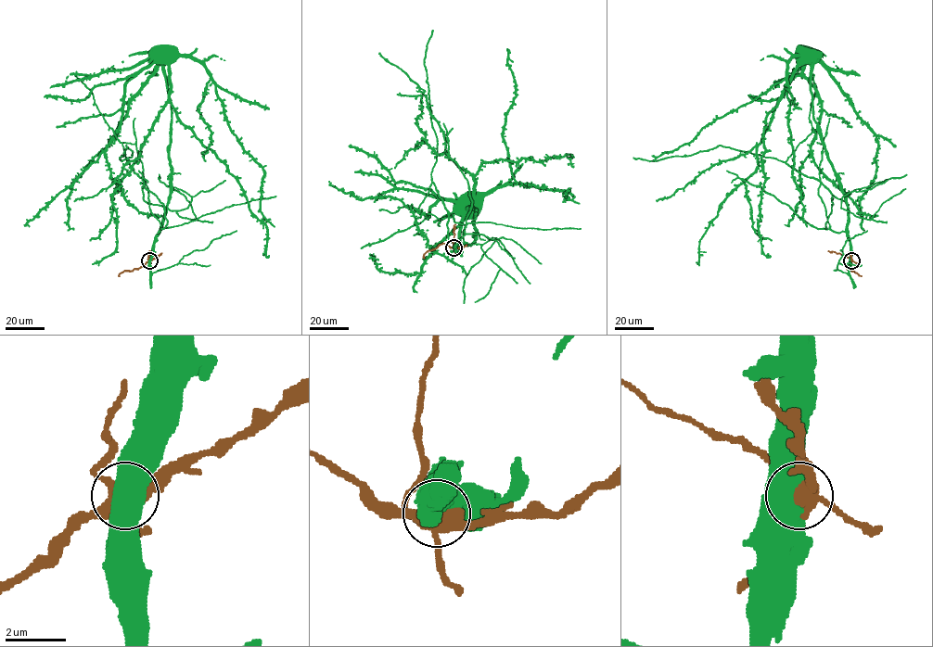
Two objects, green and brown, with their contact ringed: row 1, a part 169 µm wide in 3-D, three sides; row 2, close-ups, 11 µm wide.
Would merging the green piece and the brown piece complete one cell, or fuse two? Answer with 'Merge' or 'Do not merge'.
Do not merge

